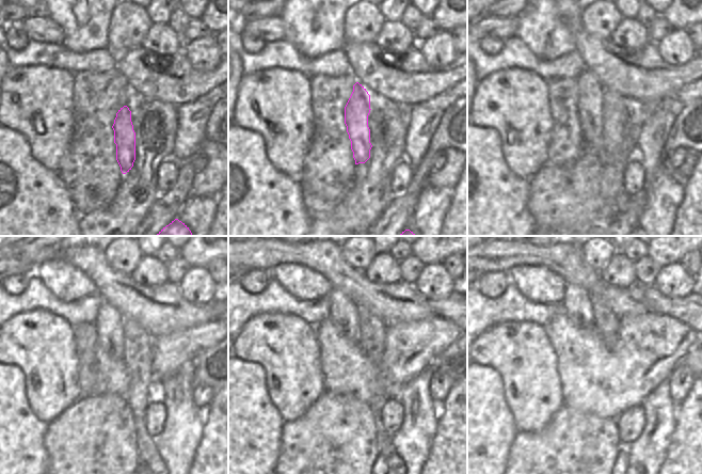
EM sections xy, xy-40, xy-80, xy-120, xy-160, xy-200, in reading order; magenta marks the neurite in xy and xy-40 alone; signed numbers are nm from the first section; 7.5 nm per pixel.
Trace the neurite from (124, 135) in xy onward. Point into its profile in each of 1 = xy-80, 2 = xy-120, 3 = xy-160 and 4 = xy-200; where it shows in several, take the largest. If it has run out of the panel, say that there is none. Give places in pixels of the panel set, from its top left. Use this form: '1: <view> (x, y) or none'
1: xy-80 (590, 105)
2: xy-120 (109, 322)
3: xy-160 (342, 314)
4: xy-200 (576, 305)

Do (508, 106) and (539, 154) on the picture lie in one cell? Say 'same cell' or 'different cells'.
same cell

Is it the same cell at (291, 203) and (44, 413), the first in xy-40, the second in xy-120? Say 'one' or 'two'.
two

